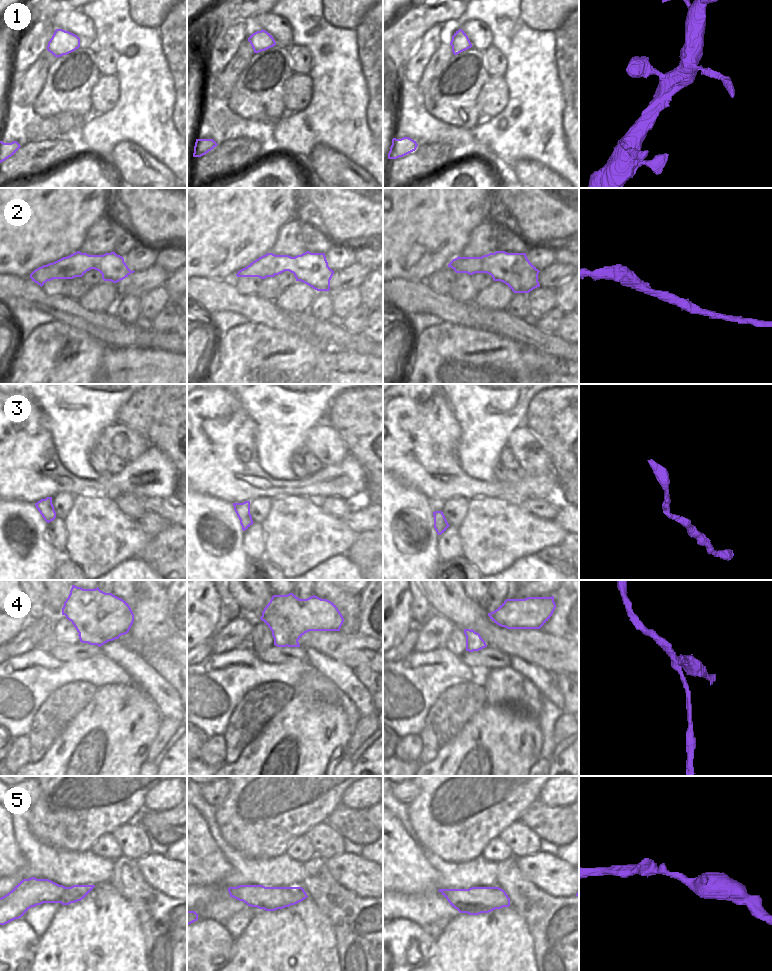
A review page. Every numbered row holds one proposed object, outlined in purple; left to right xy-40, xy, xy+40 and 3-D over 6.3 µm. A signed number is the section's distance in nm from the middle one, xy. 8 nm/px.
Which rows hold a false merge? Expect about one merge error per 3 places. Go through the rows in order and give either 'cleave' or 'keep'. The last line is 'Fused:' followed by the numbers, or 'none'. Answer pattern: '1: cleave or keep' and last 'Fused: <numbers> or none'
1: keep
2: keep
3: keep
4: cleave
5: keep
Fused: 4

